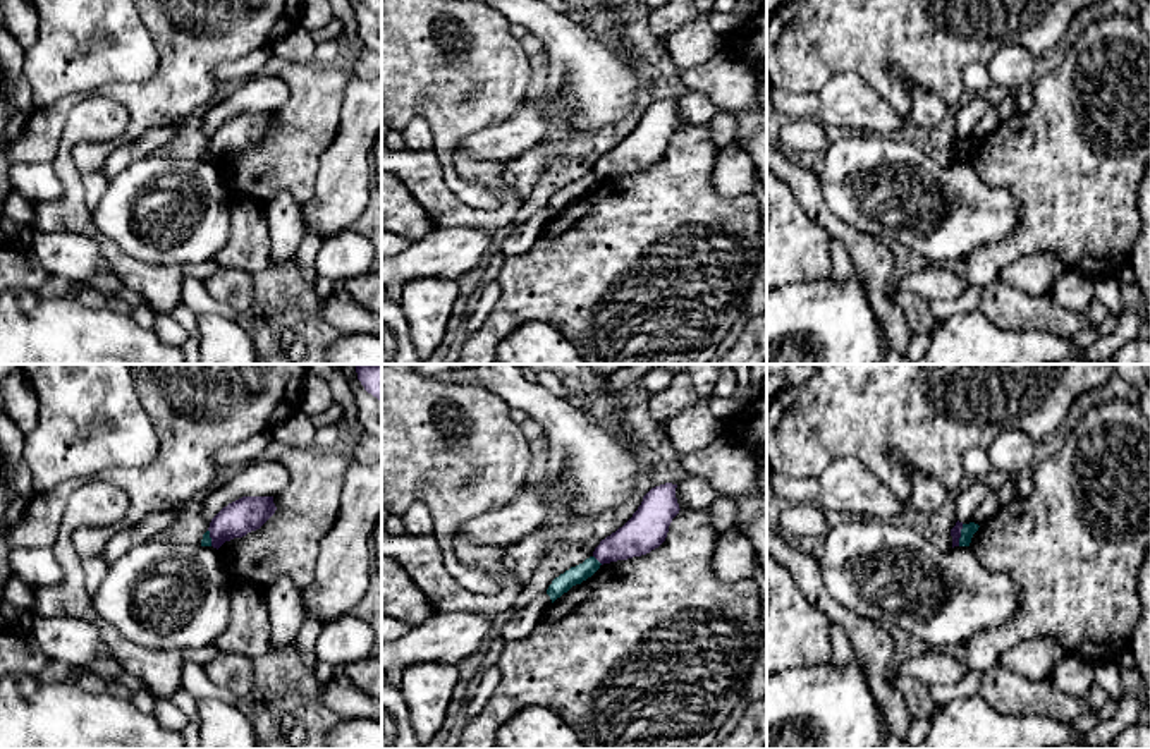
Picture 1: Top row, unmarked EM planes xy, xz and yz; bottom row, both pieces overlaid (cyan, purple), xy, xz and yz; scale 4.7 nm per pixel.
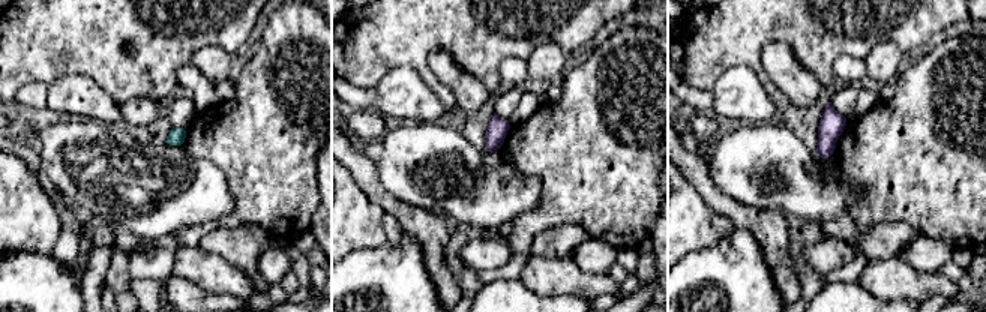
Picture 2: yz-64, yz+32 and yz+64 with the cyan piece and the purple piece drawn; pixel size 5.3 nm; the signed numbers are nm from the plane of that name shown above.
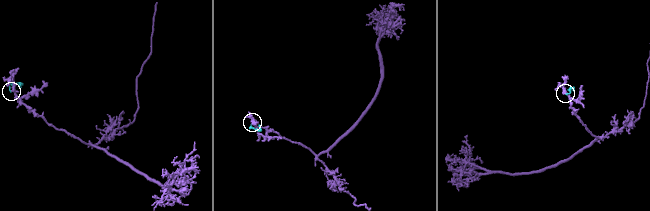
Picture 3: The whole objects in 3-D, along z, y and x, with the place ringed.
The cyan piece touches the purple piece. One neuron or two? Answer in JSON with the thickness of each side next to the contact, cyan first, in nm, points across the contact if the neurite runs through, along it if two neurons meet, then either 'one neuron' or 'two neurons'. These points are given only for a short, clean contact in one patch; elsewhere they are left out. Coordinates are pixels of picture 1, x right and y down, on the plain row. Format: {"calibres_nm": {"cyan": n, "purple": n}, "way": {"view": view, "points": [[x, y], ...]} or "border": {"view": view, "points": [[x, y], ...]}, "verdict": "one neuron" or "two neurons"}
{"calibres_nm": {"cyan": 60, "purple": 50}, "border": {"view": "yz", "points": [[963, 140], [958, 160]]}, "verdict": "two neurons"}

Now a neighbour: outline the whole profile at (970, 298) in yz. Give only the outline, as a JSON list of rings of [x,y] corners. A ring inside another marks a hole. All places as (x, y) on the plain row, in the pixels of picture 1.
[[[970,283],[954,299],[933,299],[933,301],[930,301],[928,309],[935,320],[942,321],[942,320],[949,320],[956,314],[980,311],[980,302],[982,302],[982,289]]]

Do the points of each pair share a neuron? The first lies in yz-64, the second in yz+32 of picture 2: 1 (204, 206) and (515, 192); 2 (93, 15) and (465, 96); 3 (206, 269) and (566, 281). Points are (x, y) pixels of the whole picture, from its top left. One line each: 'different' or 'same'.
1: same
2: different
3: same

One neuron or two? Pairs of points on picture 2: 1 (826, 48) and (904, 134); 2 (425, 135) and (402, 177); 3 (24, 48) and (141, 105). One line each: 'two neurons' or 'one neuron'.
1: two neurons
2: one neuron
3: two neurons

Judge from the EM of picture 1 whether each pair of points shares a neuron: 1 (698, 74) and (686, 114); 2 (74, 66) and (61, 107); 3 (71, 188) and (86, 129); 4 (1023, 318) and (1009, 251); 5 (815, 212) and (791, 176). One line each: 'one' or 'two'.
1: two
2: two
3: one
4: two
5: one

